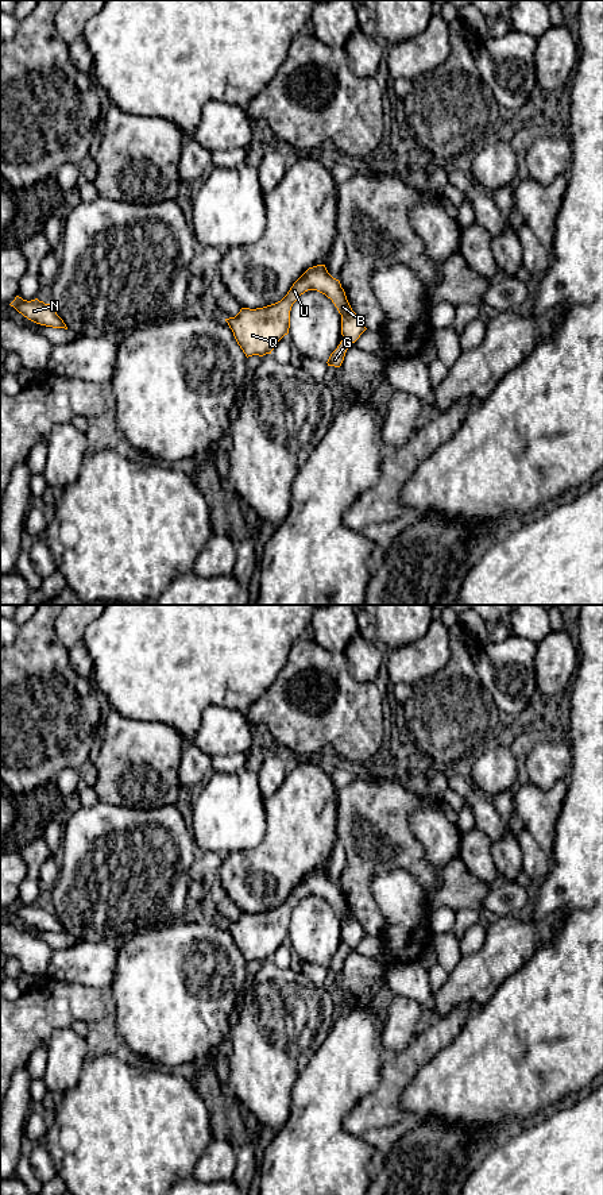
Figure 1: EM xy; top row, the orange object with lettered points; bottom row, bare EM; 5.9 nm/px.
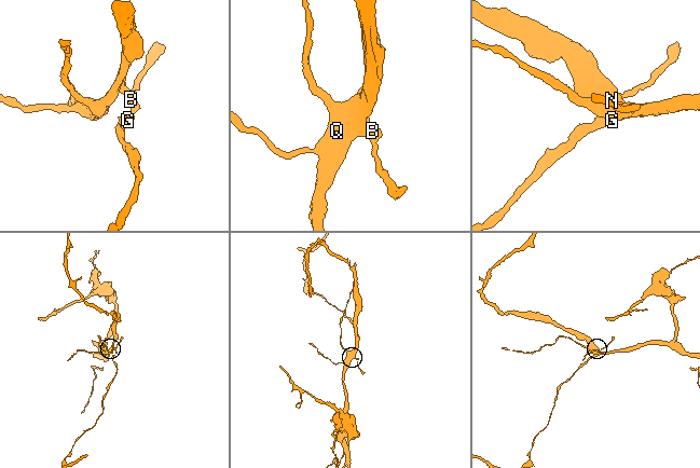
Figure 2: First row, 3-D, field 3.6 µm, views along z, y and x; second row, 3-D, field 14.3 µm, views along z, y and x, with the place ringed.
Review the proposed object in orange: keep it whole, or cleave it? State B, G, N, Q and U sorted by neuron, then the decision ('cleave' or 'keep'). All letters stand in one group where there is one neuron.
B N Q U / G | cleave

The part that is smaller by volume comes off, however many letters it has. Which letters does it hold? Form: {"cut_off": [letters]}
{"cut_off": ["G"]}

